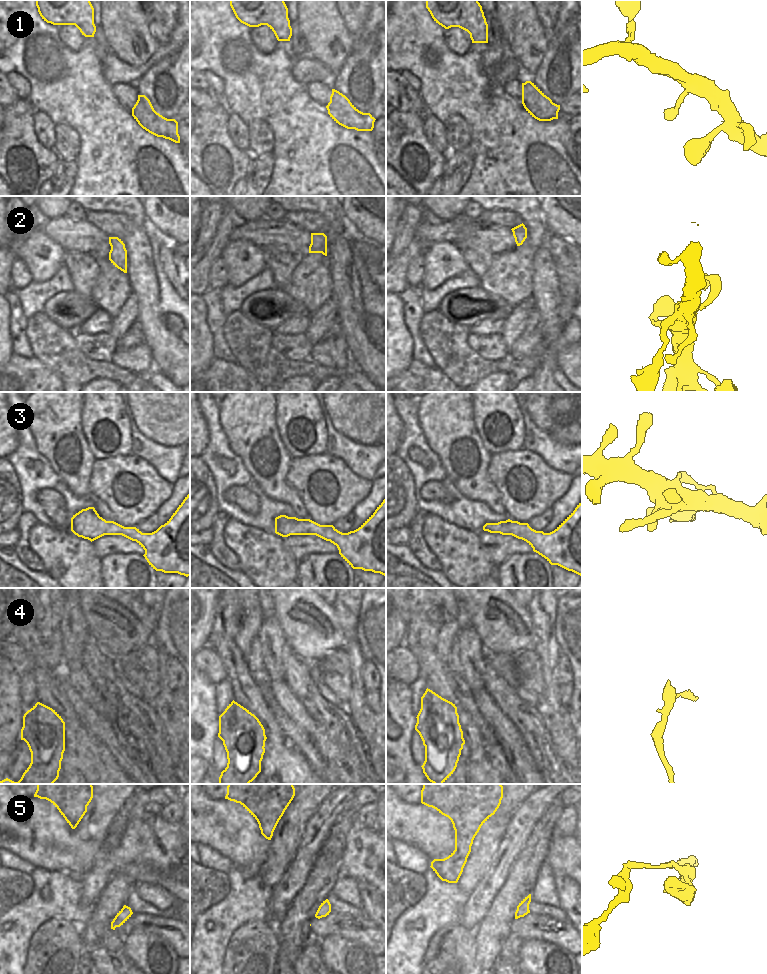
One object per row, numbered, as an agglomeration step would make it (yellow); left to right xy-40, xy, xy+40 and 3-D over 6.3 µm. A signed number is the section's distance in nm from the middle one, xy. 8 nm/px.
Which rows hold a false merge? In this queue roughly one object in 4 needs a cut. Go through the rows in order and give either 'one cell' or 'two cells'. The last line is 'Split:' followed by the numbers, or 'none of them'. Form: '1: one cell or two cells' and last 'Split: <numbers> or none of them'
1: one cell
2: one cell
3: one cell
4: one cell
5: one cell
Split: none of them

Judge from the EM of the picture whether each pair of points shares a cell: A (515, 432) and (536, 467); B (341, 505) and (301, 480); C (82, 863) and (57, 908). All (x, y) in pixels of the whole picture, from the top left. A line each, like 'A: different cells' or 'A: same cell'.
A: different cells
B: same cell
C: different cells

